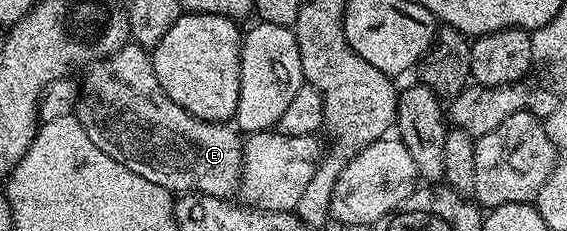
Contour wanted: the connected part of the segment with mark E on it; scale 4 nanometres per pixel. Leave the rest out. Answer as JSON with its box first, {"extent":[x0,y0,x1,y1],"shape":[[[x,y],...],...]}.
{"extent":[76,42,243,198],"shape":[[[128,42],[118,52],[89,65],[84,75],[76,115],[88,138],[108,158],[116,158],[132,174],[164,186],[171,194],[201,192],[230,198],[239,191],[243,137],[229,123],[213,124],[188,114],[184,106],[176,106],[160,86],[147,49]]]}

